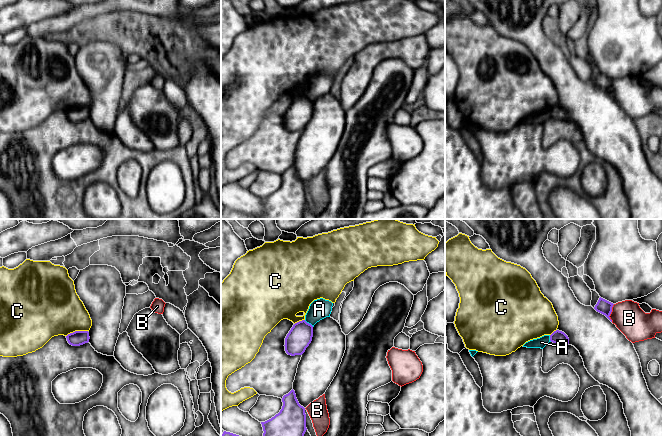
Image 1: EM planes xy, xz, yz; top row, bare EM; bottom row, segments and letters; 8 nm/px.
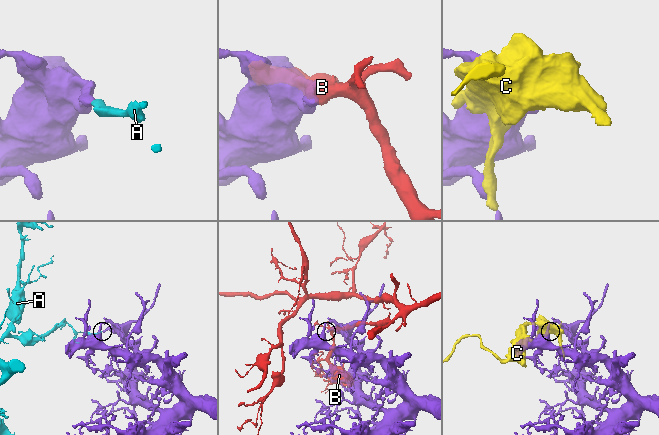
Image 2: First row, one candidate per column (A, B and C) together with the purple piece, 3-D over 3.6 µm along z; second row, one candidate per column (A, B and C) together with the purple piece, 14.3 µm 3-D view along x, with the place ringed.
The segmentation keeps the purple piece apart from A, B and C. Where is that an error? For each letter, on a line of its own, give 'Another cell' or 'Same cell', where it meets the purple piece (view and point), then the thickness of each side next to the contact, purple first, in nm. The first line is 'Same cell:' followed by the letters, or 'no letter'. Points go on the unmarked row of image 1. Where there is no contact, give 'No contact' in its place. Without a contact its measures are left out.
Same cell: no letter
A: Another cell. Touches purple at xz (308, 99). Thickness 190 nm (purple) against 160 nm
B: Another cell. Touches purple at yz (610, 89). Thickness 120 nm (purple) against 240 nm
C: Another cell. Touches purple at xy (76, 107). Thickness 120 nm (purple) against 420 nm

